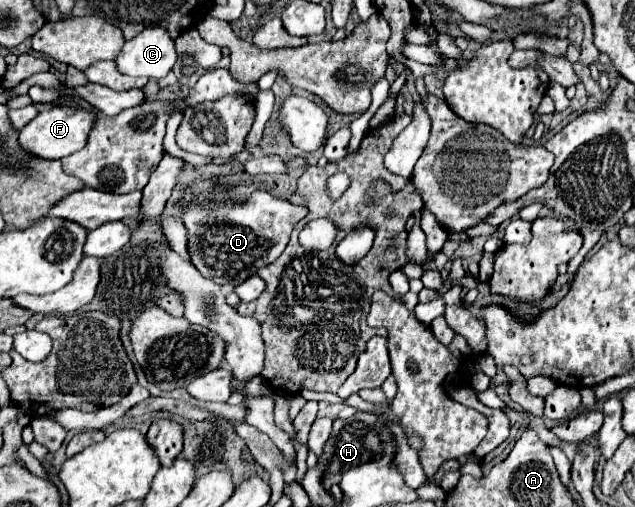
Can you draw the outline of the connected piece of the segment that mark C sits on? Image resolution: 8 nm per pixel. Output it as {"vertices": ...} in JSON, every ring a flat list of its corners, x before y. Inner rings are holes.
{"vertices":[[148,27,138,37,124,43,116,57,116,67,122,75,162,79,174,67,176,59,174,41,168,39,164,27]]}

